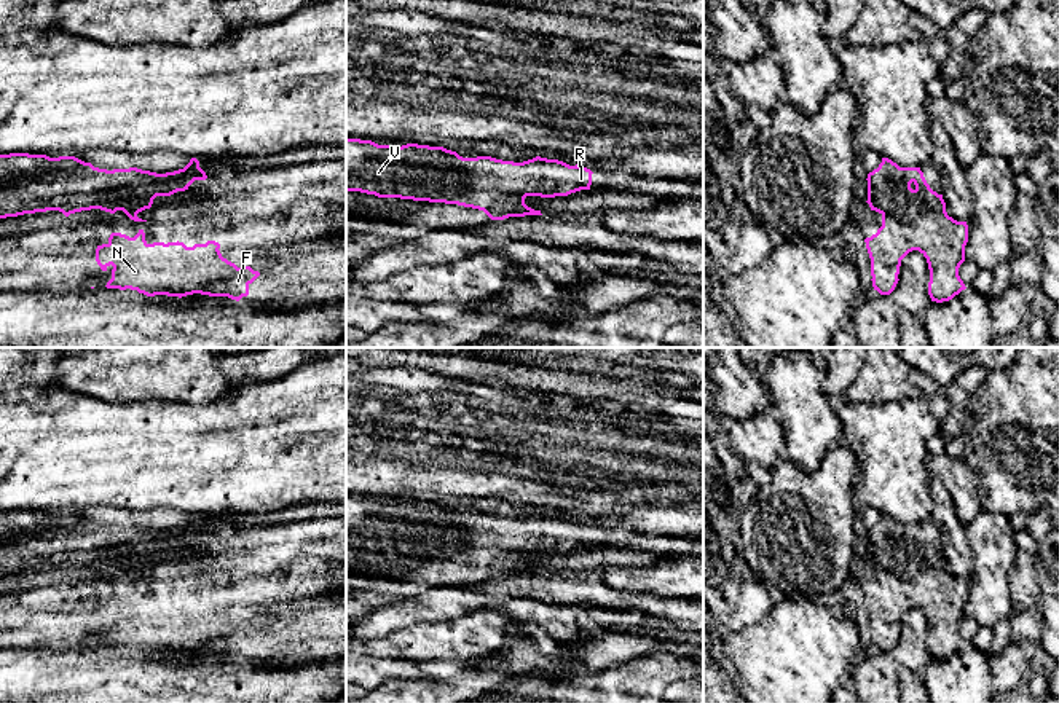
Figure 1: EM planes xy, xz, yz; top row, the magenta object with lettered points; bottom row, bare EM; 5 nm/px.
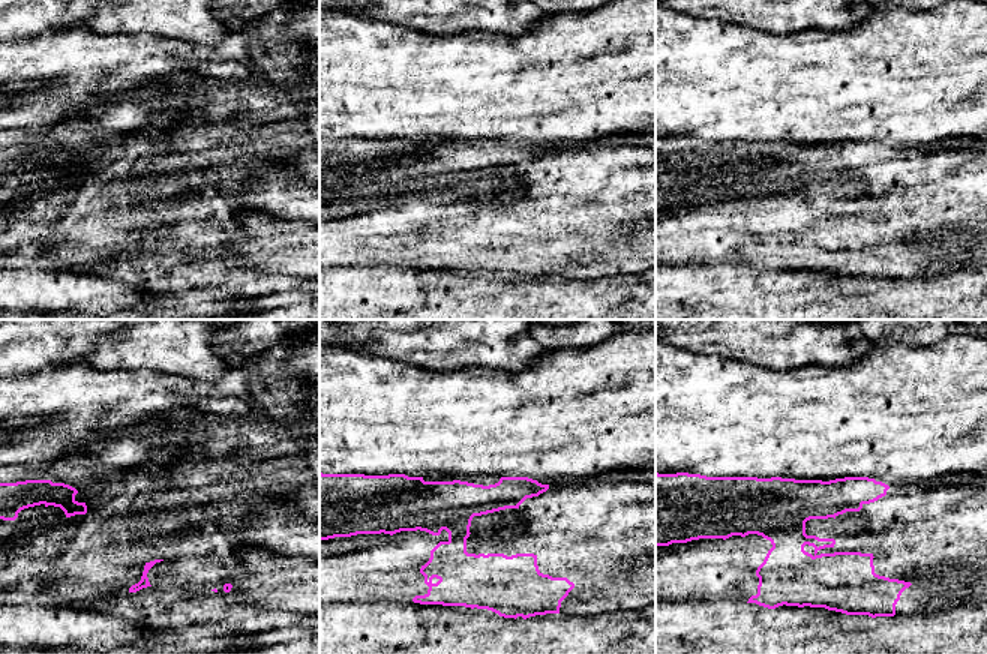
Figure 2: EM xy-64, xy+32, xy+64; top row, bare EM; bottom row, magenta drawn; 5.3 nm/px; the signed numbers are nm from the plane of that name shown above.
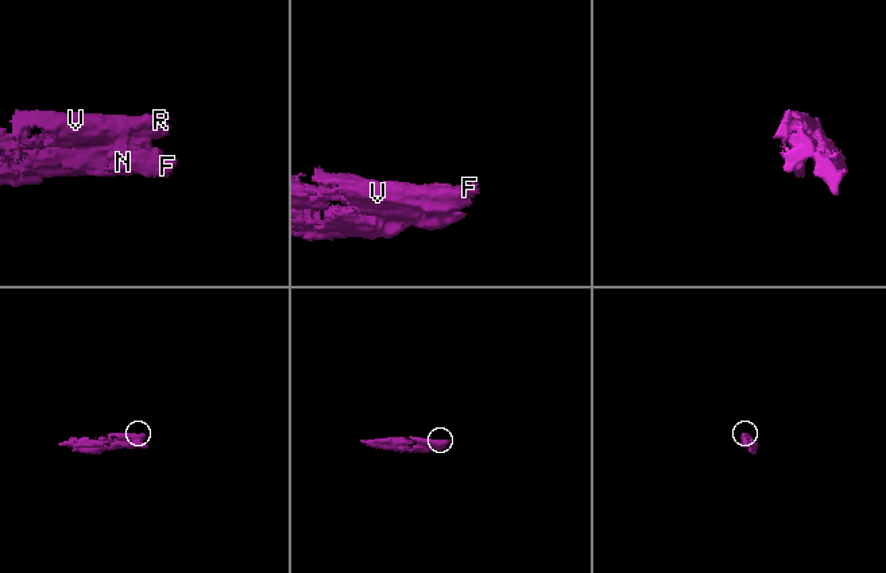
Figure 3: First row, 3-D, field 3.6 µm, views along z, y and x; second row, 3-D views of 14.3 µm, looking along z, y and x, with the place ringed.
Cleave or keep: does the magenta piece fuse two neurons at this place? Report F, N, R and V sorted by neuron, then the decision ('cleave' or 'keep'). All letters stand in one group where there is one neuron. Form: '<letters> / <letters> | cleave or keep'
F N R V | keep

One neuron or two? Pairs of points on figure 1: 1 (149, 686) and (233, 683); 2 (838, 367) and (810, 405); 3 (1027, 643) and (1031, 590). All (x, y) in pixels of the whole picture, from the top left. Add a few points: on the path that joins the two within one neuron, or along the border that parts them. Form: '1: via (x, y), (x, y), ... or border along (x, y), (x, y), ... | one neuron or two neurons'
1: via (169, 686), (212, 686) | one neuron
2: border along (822, 378), (822, 391), (826, 396) | two neurons
3: border along (1016, 609), (1034, 611) | two neurons

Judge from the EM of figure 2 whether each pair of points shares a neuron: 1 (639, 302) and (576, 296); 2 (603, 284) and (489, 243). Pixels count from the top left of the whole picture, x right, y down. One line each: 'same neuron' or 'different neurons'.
1: same neuron
2: different neurons

